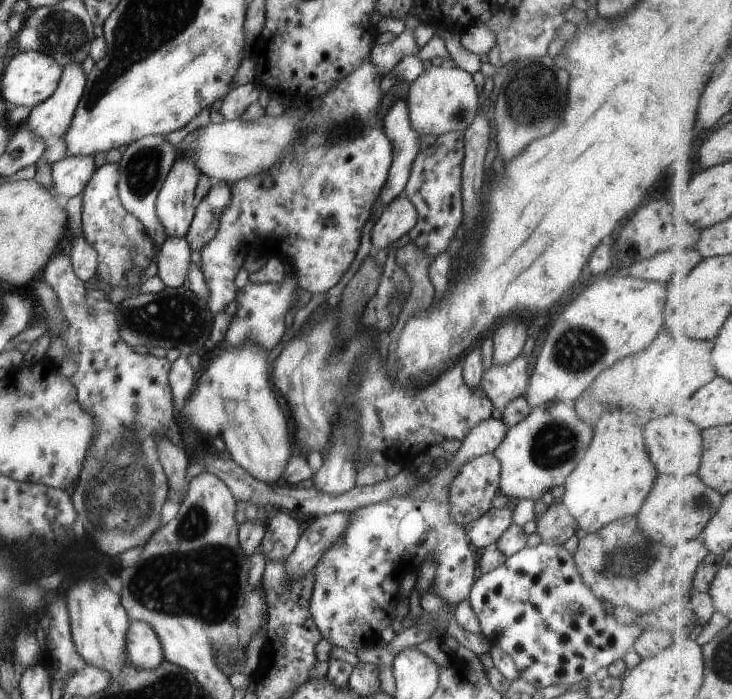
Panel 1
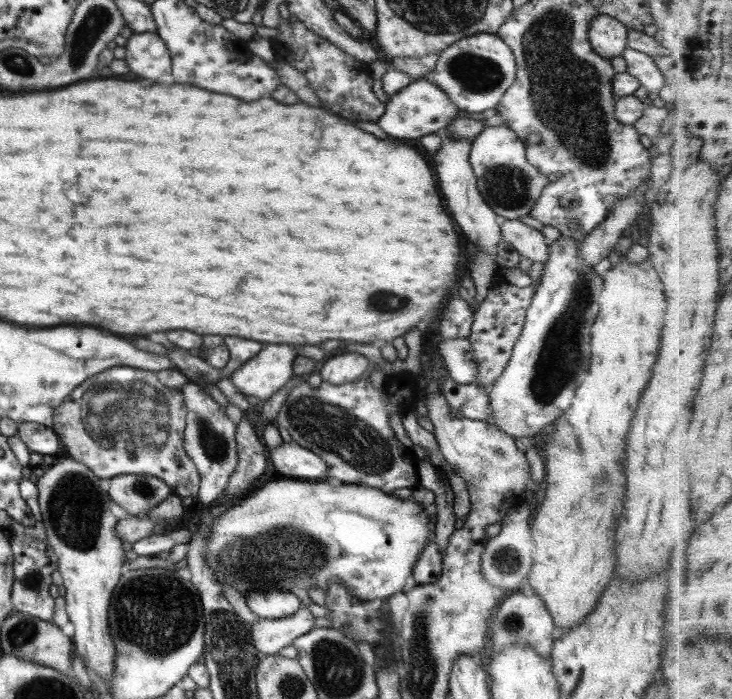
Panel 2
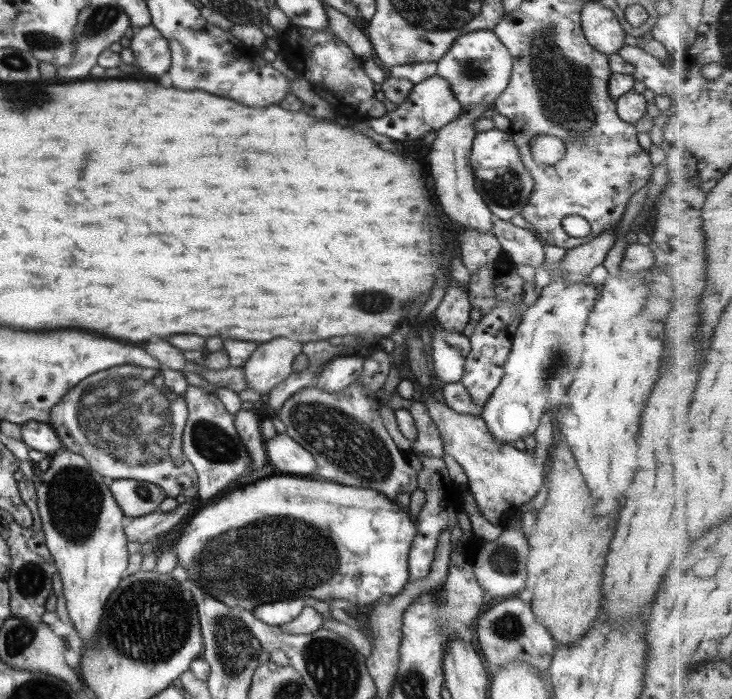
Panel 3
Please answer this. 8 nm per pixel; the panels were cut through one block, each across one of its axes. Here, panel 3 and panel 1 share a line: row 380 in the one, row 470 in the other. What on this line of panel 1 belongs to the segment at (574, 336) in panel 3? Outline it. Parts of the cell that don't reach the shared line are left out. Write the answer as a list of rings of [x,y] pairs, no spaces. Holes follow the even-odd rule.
[[[541,404],[509,428],[492,453],[501,464],[499,489],[510,499],[538,500],[545,492],[565,483],[566,477],[584,458],[590,440],[592,428],[578,418],[572,404]]]

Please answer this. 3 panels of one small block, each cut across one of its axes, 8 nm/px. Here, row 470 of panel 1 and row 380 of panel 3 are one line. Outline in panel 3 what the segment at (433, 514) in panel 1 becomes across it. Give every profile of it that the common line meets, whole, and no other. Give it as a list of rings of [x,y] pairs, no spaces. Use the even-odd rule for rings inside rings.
[[[433,329],[432,368],[442,382],[455,383],[461,380],[464,363],[471,350],[471,341],[462,333]]]

